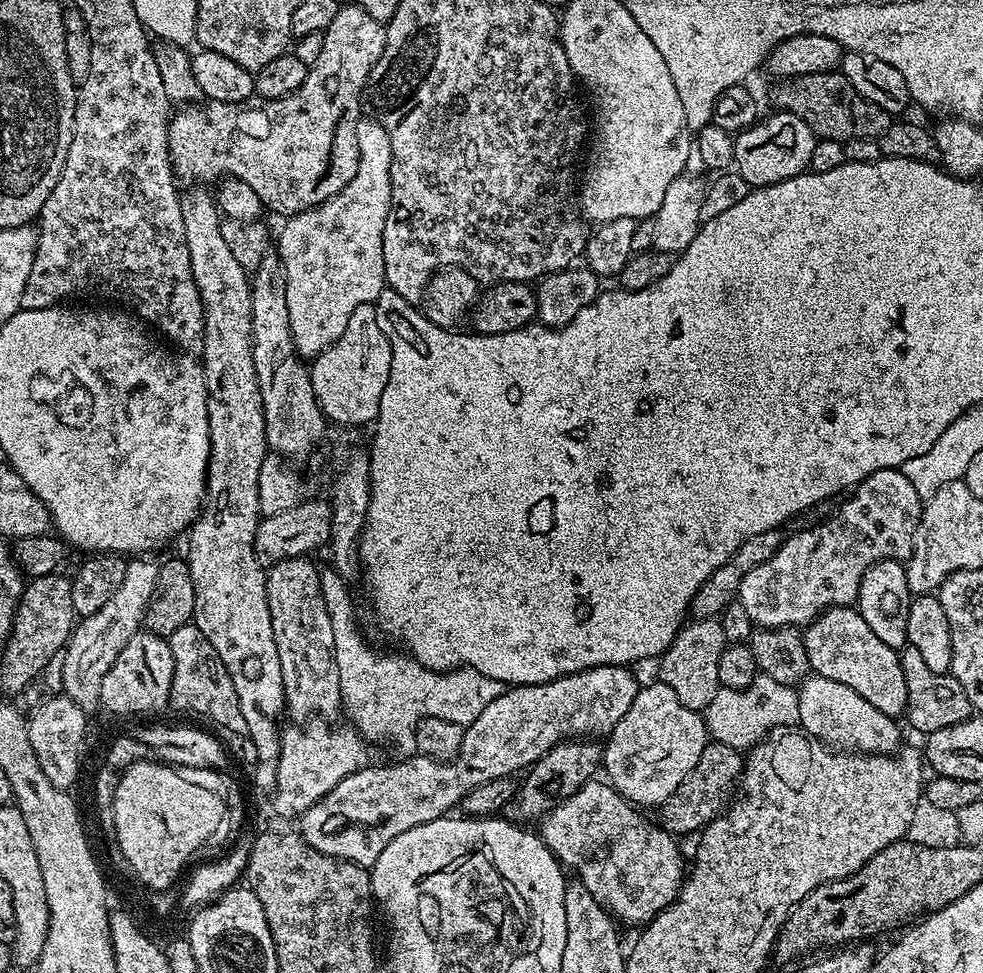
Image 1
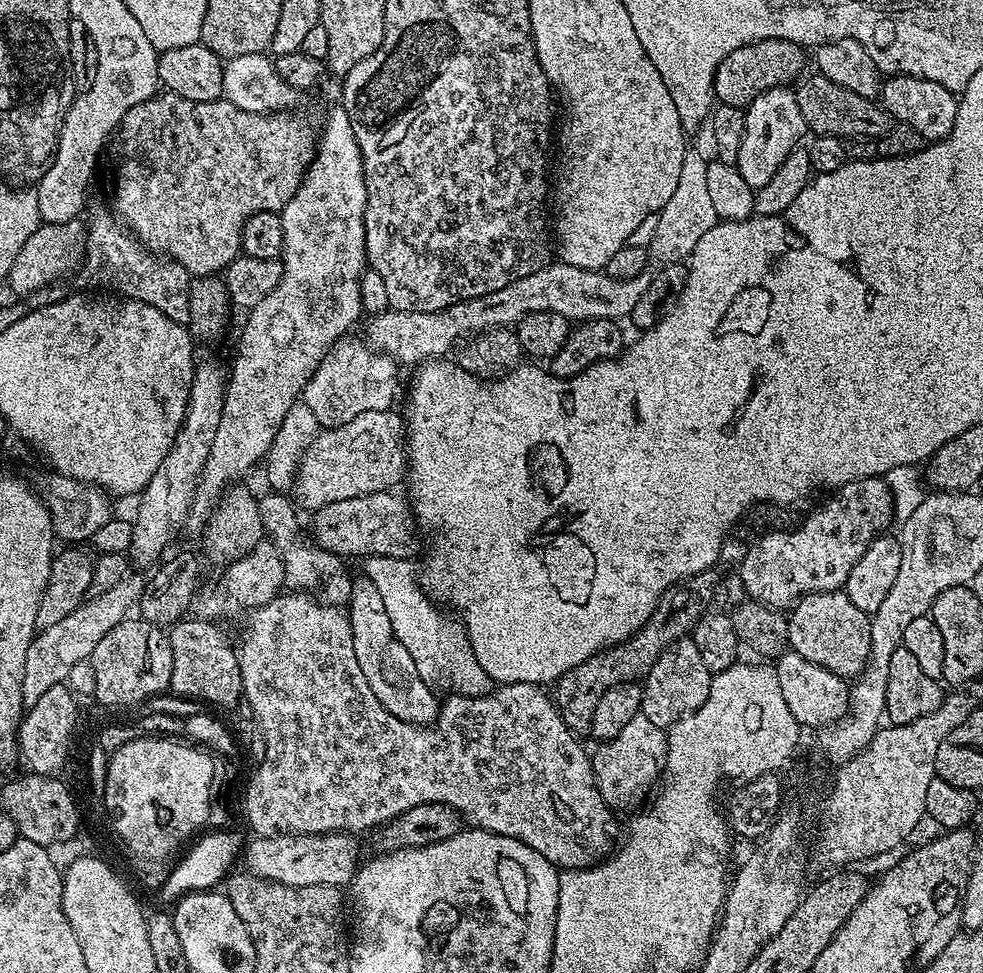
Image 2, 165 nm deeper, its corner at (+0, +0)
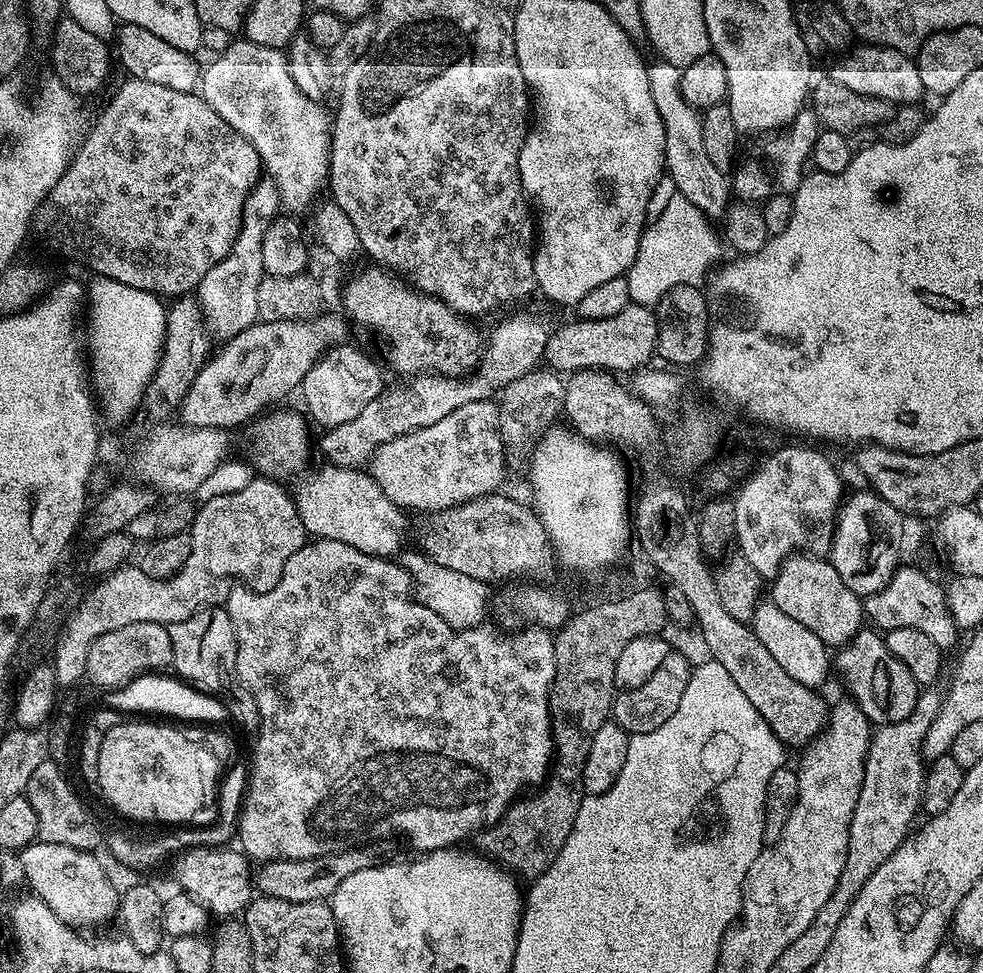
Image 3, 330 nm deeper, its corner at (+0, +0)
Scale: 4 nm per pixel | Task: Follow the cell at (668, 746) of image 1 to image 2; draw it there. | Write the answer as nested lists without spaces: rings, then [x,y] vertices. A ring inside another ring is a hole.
[[[637,714],[626,722],[626,726],[622,726],[617,736],[597,748],[600,749],[591,753],[596,789],[609,808],[616,810],[638,803],[644,795],[647,797],[653,791],[654,785],[661,779],[664,759],[668,756],[668,738],[665,729],[654,726],[650,718]]]

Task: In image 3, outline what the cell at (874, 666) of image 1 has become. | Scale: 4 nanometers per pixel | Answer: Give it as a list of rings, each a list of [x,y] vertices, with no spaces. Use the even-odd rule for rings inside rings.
[[[793,554],[784,561],[771,584],[771,603],[776,604],[782,614],[802,622],[806,630],[814,630],[814,634],[818,634],[824,644],[843,646],[861,631],[865,619],[861,597],[856,596],[854,590],[846,586],[846,582],[842,582],[831,559],[816,554]]]

